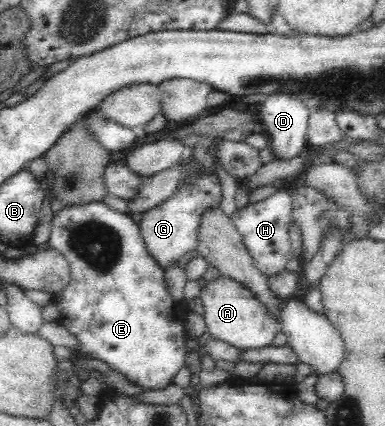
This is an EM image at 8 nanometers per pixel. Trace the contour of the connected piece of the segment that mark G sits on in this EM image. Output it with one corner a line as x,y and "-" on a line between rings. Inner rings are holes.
200,171
195,175
188,175
177,188
175,195
143,213
139,222
143,242
148,253
158,261
162,269
177,263
189,252
197,250
198,228
202,214
210,208
219,208
220,202
222,202
222,184
218,176
215,172

